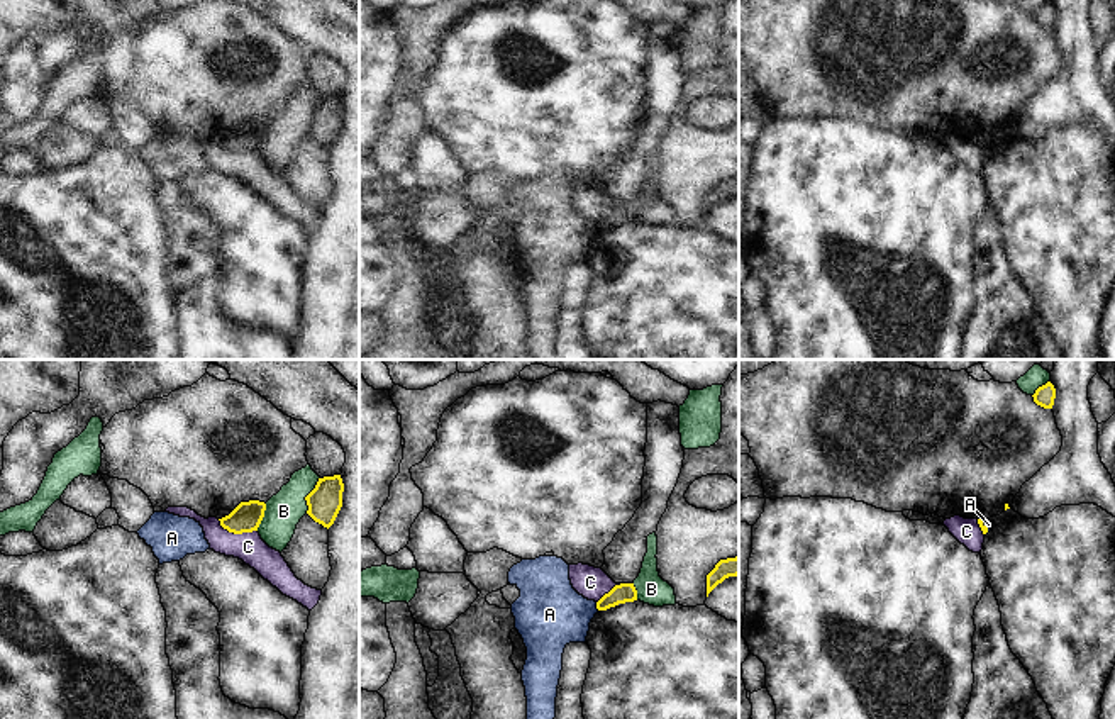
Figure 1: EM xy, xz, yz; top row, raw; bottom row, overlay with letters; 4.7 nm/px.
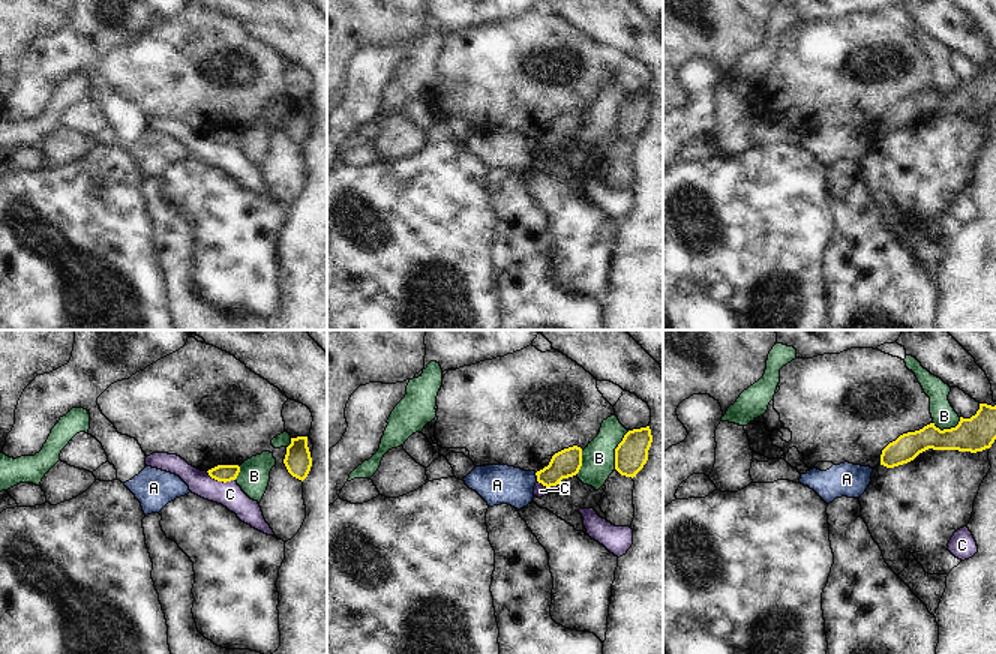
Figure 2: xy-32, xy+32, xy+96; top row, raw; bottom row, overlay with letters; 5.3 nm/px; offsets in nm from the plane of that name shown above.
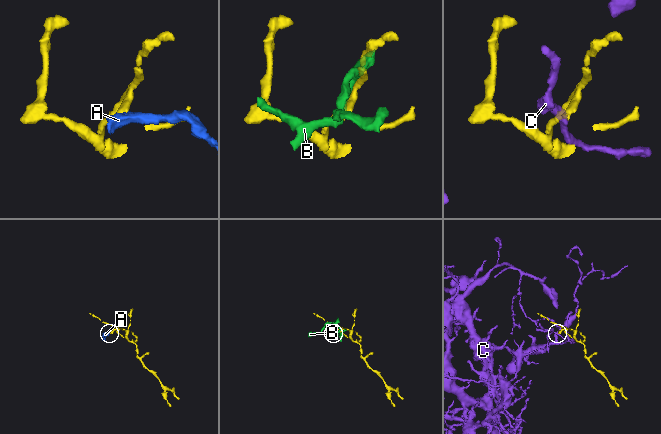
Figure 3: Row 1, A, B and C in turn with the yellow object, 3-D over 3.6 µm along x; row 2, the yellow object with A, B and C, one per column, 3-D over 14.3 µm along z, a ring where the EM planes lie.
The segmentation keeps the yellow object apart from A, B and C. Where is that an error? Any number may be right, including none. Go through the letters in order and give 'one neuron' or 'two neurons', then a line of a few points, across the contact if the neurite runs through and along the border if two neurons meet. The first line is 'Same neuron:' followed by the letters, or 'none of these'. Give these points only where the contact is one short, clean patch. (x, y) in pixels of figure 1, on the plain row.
Same neuron: none of these
A: two neurons; line xz (595, 222), (599, 229)
B: two neurons
C: two neurons; line xy (217, 139), (234, 153), (256, 151)

